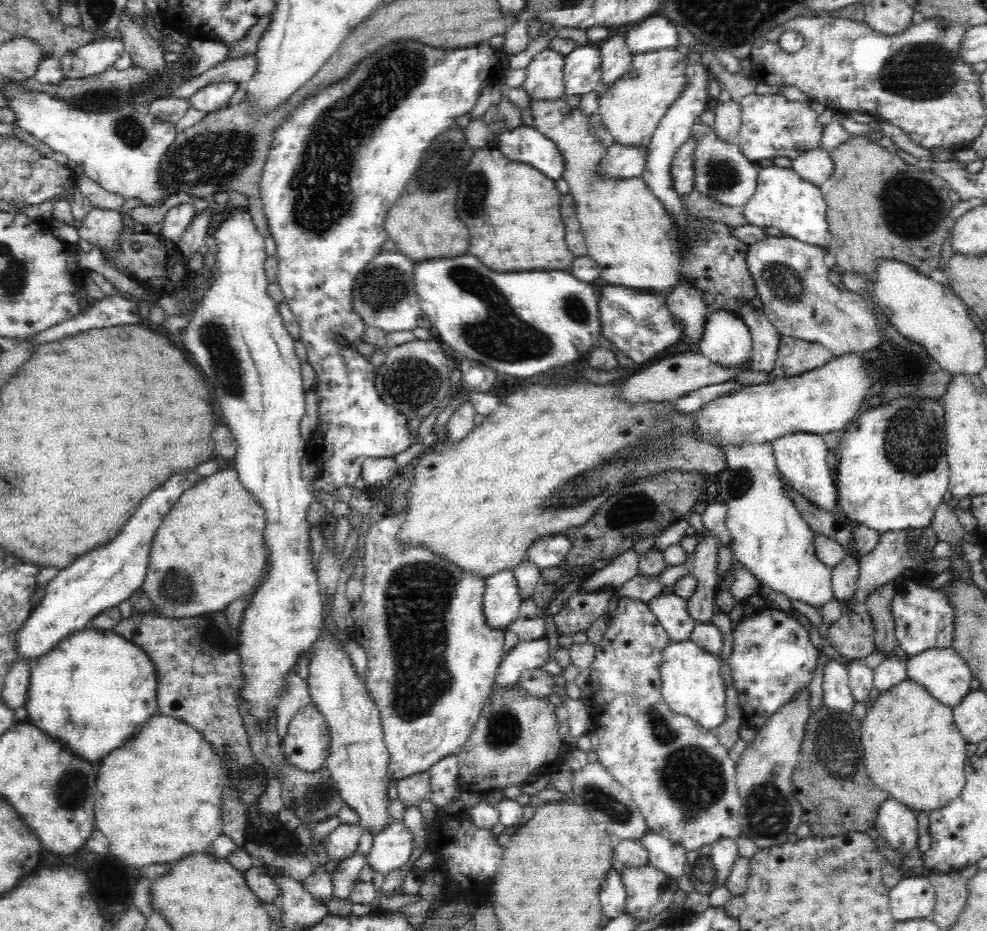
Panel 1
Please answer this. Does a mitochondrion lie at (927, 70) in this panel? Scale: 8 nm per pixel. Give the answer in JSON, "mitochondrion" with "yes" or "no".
{"mitochondrion":"yes"}

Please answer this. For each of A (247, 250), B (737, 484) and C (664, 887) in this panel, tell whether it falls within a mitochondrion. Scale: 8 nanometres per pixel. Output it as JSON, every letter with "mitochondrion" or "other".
{"A":"other","B":"mitochondrion","C":"mitochondrion"}

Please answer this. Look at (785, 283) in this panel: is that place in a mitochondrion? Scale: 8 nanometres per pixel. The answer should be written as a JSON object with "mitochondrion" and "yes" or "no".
{"mitochondrion":"yes"}

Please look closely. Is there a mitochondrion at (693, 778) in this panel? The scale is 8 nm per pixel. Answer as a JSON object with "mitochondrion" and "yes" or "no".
{"mitochondrion":"yes"}

